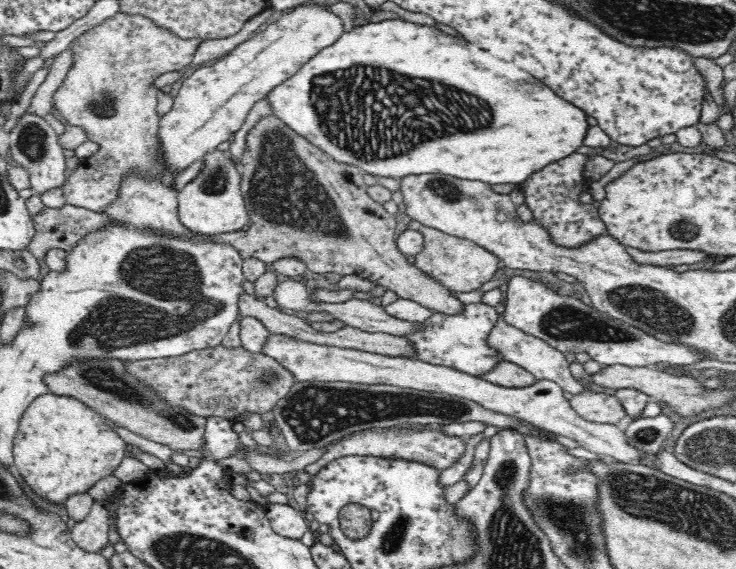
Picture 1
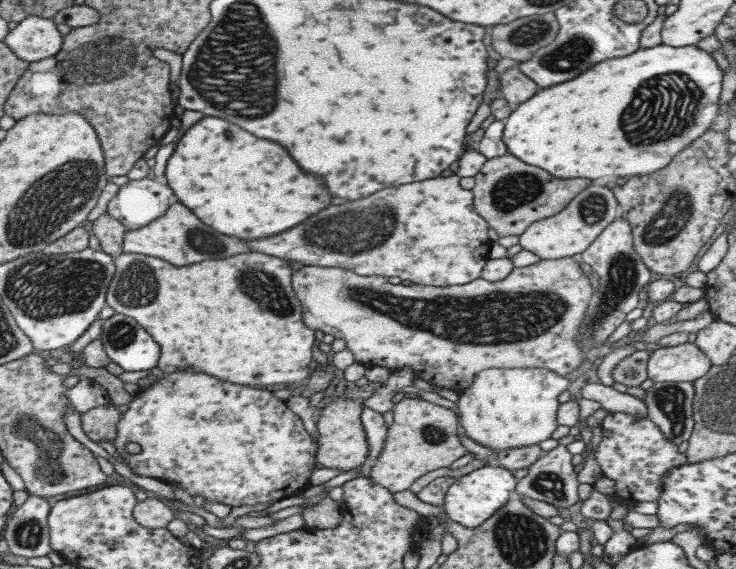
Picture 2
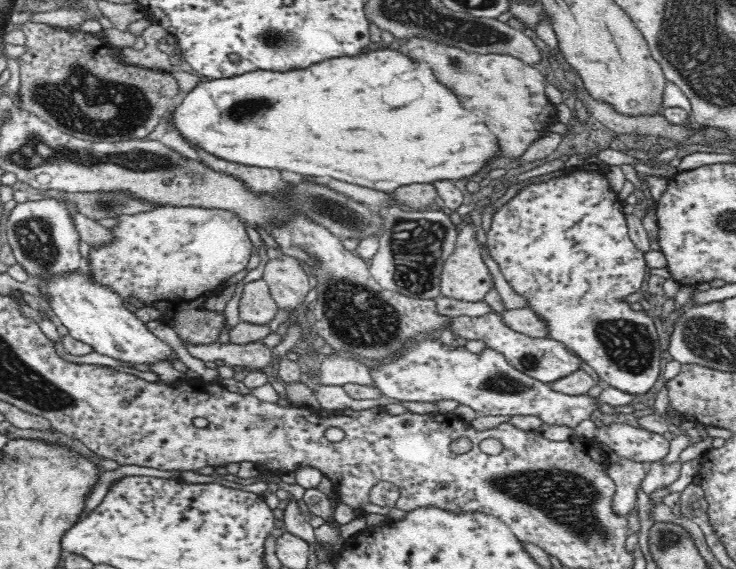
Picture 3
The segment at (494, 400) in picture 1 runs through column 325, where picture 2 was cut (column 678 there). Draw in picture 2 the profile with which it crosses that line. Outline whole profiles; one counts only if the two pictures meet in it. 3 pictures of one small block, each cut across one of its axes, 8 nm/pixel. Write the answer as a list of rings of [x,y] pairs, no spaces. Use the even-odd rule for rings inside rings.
[[[695,343],[659,347],[648,355],[646,378],[652,382],[692,382],[710,366],[710,360]]]

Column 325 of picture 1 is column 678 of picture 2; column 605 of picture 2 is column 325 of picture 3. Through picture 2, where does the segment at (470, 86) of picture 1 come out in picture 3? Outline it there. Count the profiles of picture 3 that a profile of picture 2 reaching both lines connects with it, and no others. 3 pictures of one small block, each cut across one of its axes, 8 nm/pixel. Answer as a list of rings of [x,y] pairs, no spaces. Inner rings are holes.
[[[380,48],[361,52],[358,55],[341,56],[320,61],[314,66],[302,68],[302,70],[289,70],[284,72],[276,71],[252,71],[233,77],[220,77],[210,81],[202,81],[197,87],[190,91],[183,99],[179,108],[173,109],[173,120],[179,133],[190,143],[202,146],[214,156],[220,156],[228,162],[238,162],[246,166],[260,166],[260,168],[278,168],[308,176],[330,176],[342,182],[368,186],[372,190],[380,190],[386,194],[394,194],[396,188],[406,184],[430,184],[438,180],[462,180],[468,176],[474,176],[482,170],[482,166],[490,164],[496,156],[500,156],[500,144],[496,144],[496,138],[488,130],[488,126],[478,120],[478,116],[472,110],[466,110],[460,102],[460,96],[438,82],[432,68],[426,62],[414,62],[410,56],[392,50],[392,48]]]

